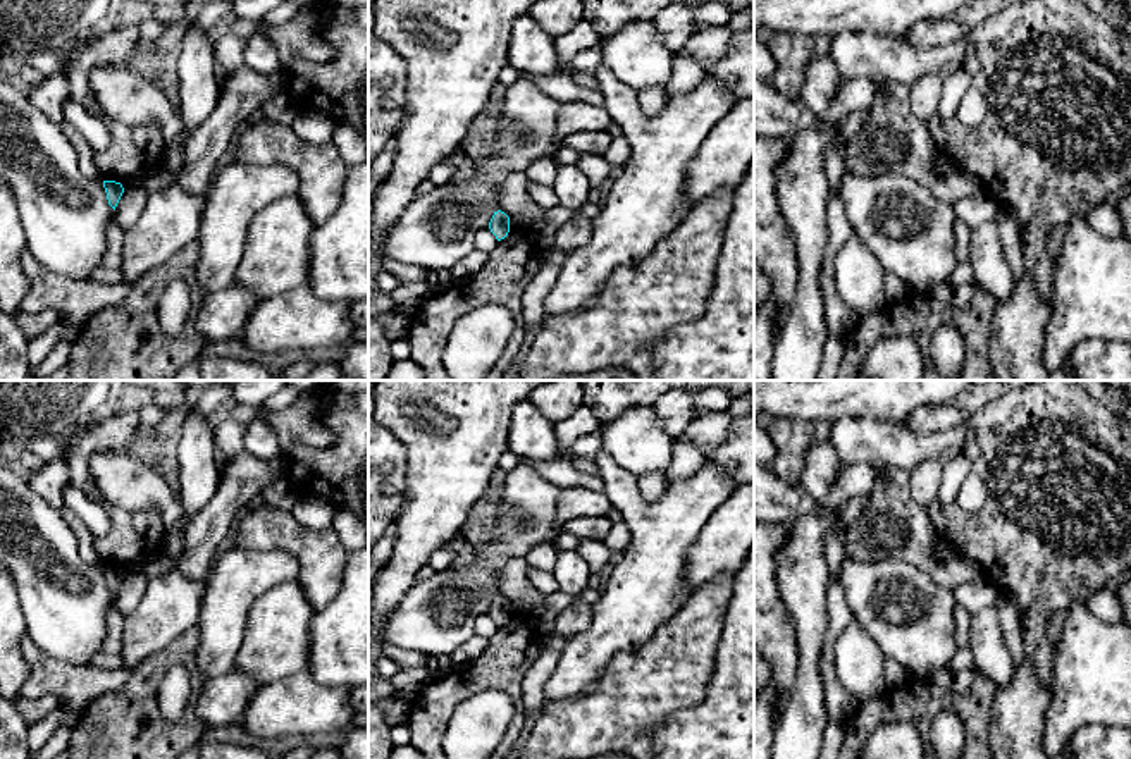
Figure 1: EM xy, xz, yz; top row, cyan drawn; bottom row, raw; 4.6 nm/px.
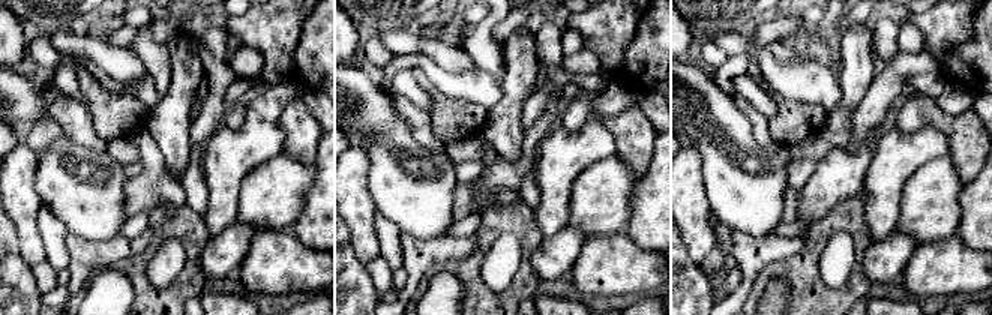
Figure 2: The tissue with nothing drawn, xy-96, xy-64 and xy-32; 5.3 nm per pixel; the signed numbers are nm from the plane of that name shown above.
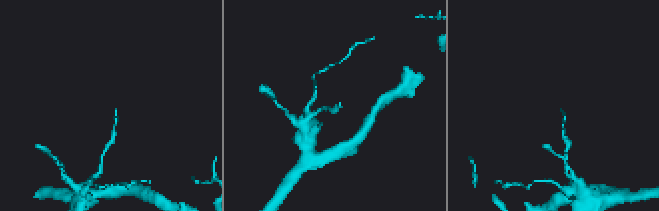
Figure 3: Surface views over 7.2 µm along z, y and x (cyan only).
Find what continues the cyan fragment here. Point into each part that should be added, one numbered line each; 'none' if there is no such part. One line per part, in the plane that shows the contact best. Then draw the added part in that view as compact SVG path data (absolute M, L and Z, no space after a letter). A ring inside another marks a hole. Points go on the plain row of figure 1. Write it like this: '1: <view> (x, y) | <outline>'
none

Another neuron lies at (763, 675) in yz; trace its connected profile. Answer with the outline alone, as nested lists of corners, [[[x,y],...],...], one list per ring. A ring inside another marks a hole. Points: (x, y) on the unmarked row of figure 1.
[[[754,647],[754,692],[761,692],[773,680],[773,671],[763,654]]]

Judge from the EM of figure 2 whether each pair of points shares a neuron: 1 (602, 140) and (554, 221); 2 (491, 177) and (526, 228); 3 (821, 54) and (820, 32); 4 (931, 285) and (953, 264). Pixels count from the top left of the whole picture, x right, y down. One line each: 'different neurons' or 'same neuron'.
1: same neuron
2: different neurons
3: same neuron
4: same neuron

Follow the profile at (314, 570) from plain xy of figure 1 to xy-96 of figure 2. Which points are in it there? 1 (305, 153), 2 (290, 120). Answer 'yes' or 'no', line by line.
1: yes
2: yes

